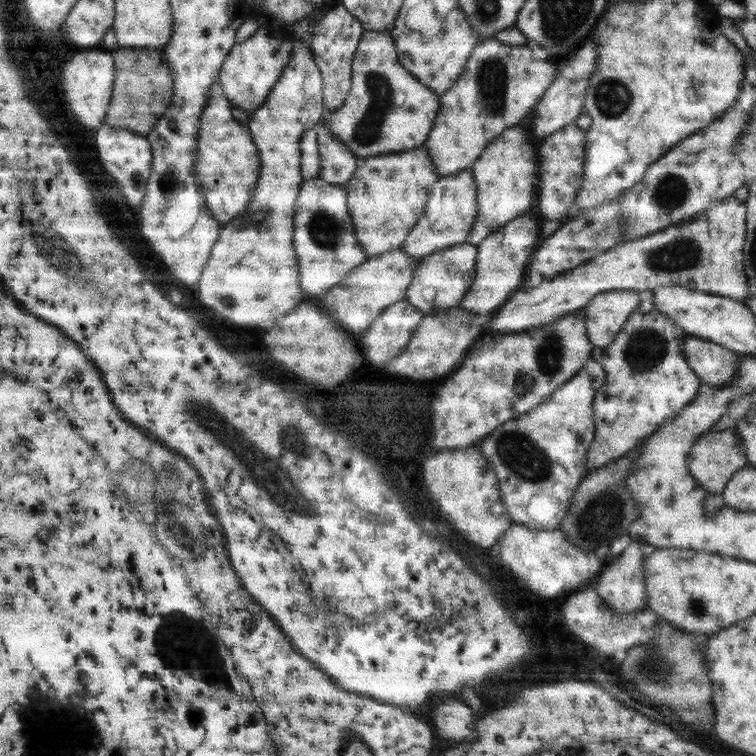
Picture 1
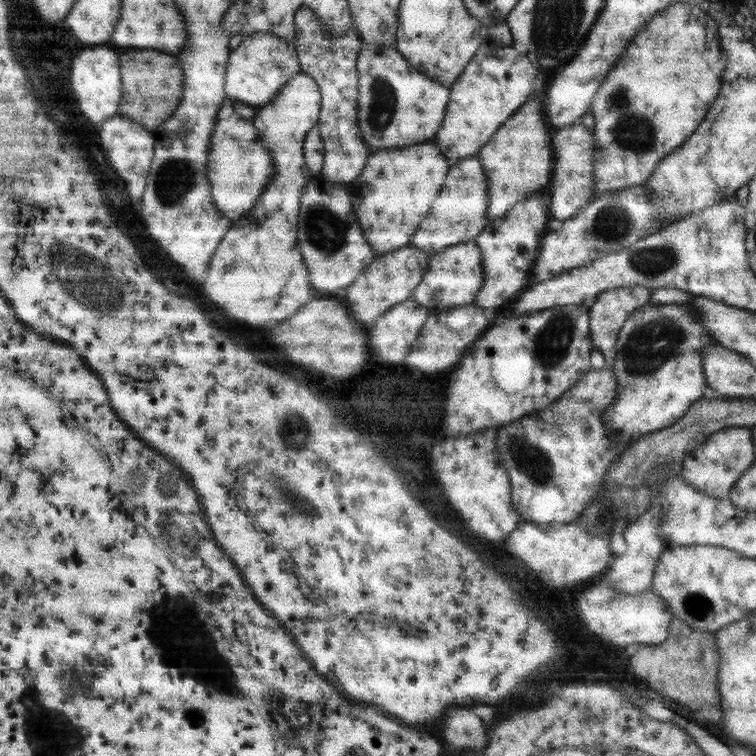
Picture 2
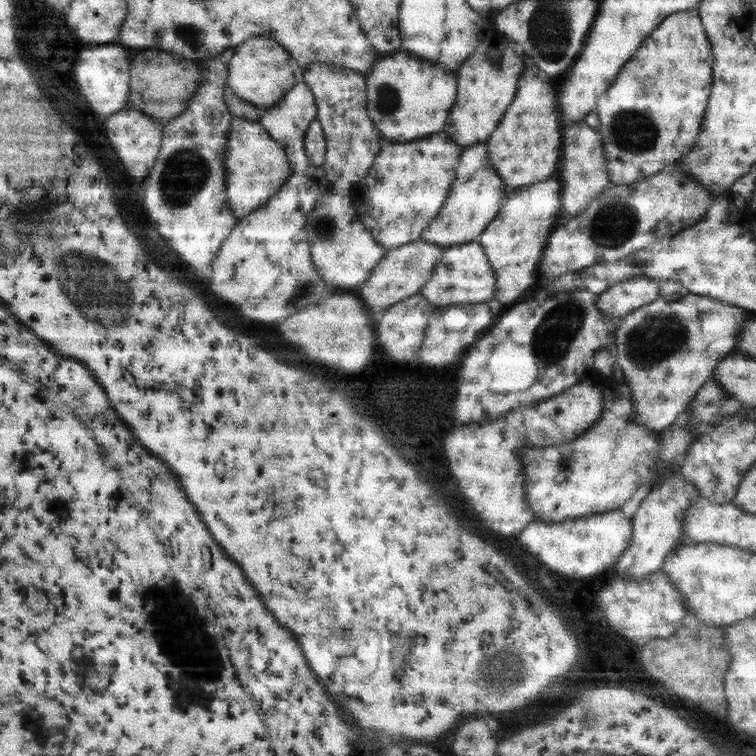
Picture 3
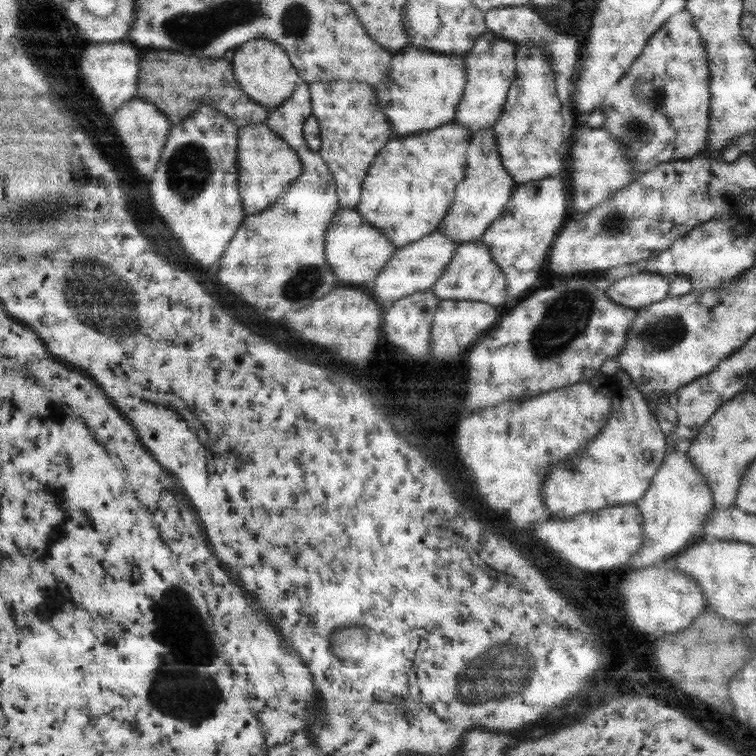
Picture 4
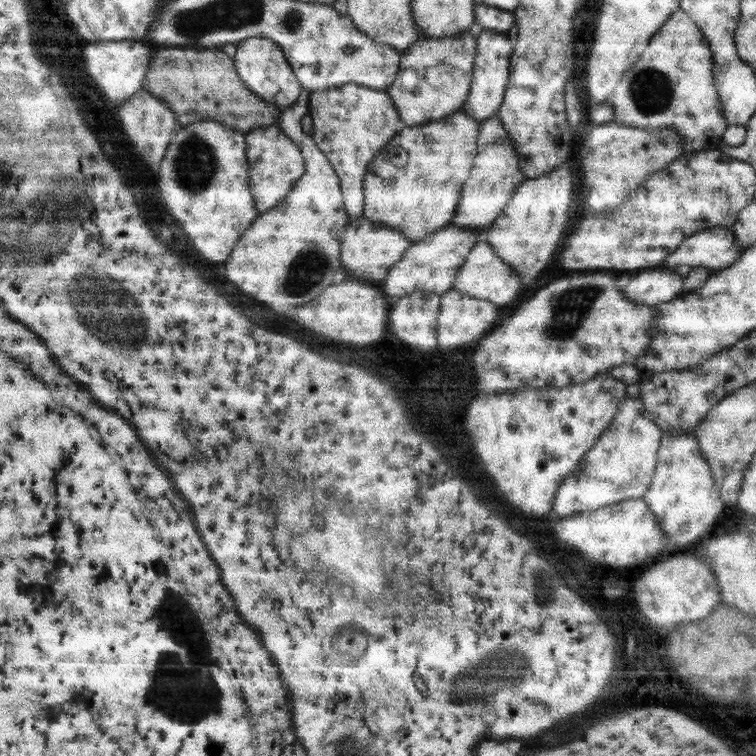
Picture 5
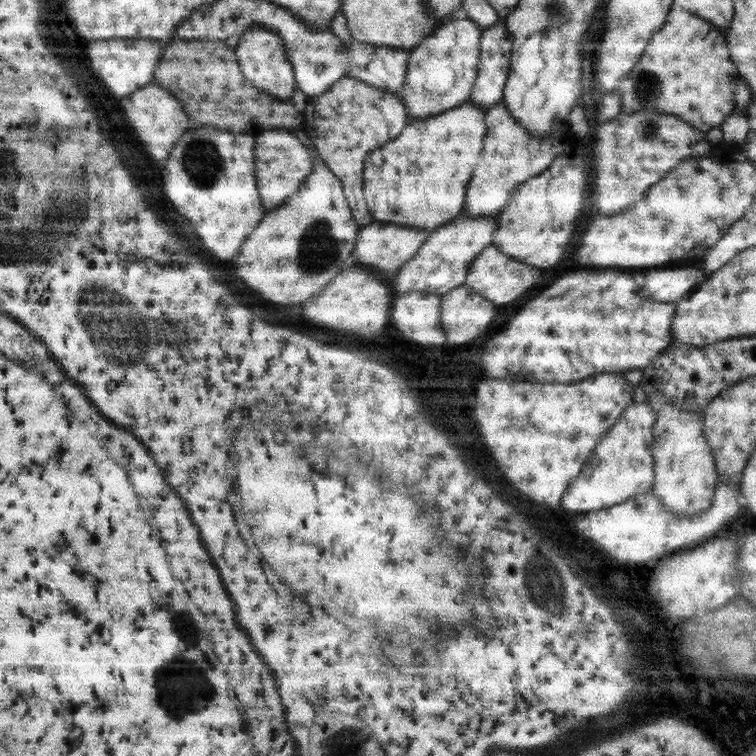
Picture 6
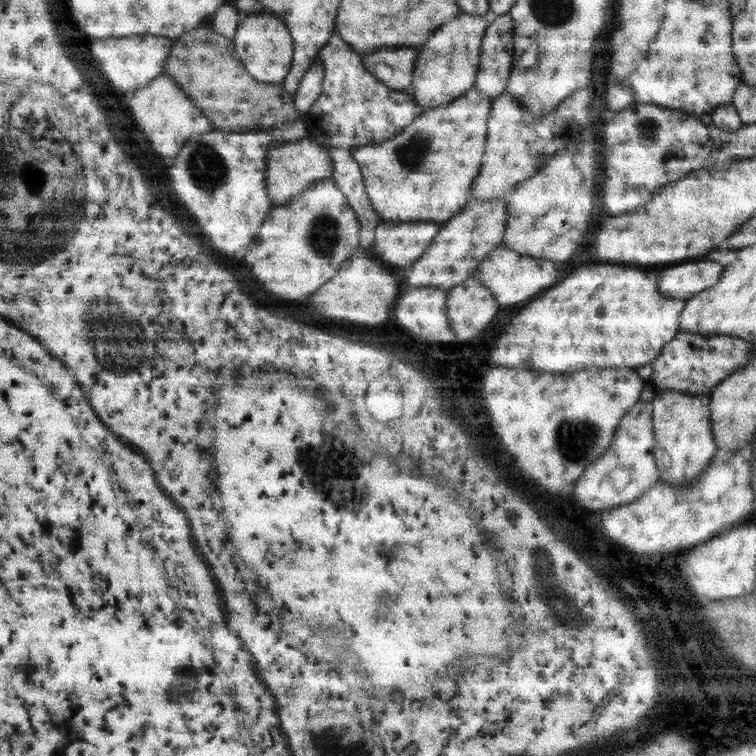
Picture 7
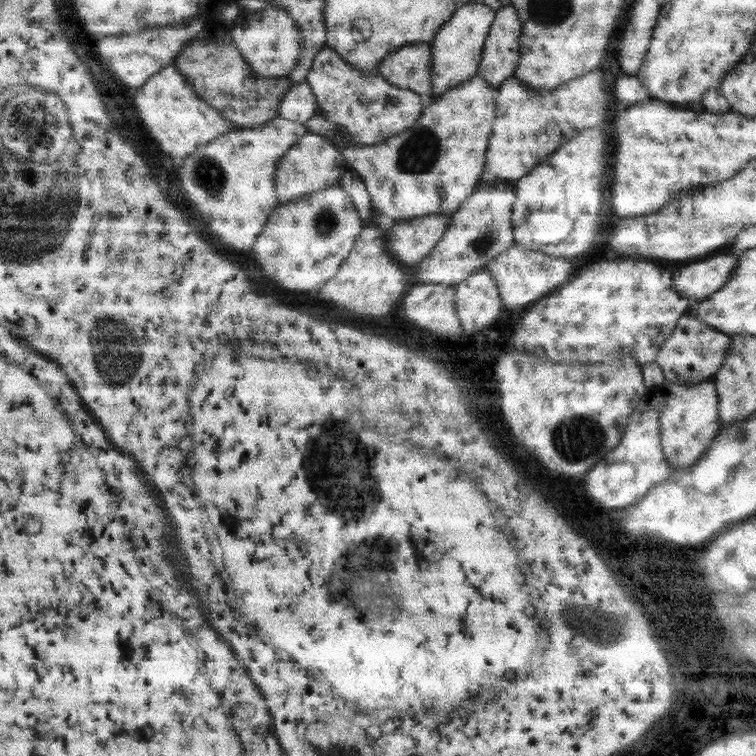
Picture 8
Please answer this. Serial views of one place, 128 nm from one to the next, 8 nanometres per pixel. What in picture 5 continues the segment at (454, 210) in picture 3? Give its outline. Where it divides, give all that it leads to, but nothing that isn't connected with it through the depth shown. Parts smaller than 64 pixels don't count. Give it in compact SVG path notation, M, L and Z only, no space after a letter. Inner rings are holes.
M491 115L478 124L477 154L473 156L471 174L461 188L459 204L449 224L470 231L483 232L495 218L502 216L502 210L511 198L515 187L524 179L519 170L519 158L514 144L511 144L507 131L499 117Z

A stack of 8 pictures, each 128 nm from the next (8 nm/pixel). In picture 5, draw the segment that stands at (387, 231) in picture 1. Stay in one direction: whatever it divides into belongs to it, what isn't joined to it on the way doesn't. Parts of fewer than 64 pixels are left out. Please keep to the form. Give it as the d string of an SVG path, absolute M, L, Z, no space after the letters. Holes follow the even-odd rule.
M463 110L427 124L403 126L393 142L387 142L367 164L362 178L362 216L376 223L383 222L410 241L445 227L454 215L461 186L473 165L477 130L478 122ZM395 146L399 148L391 150ZM393 160L405 162L401 162L403 166L395 166L391 164Z

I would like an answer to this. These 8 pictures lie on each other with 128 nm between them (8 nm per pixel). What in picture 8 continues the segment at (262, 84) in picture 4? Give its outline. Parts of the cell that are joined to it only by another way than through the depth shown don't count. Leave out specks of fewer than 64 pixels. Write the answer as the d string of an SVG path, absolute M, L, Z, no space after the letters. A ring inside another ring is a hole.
M265 6L258 11L240 10L228 36L239 55L259 77L287 77L295 68L302 51L302 38L293 19L281 9Z

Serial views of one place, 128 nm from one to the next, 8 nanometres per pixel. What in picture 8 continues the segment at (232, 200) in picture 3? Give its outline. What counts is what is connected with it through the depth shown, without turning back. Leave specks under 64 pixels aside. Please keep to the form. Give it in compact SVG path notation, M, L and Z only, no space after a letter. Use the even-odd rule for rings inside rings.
M302 134L279 159L274 172L275 194L280 203L295 201L309 193L317 194L323 189L339 186L342 174L347 170L341 153L318 134Z

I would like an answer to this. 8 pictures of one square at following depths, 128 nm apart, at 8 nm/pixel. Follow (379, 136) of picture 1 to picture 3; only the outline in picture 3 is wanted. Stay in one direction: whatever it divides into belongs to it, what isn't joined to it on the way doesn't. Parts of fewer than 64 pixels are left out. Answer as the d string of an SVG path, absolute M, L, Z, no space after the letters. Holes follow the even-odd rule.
M399 48L393 53L377 56L377 61L373 61L372 67L363 74L363 78L367 116L381 134L381 138L391 142L407 142L413 138L423 138L423 136L438 133L446 124L455 100L457 87L455 72L419 60L411 56L409 51Z

